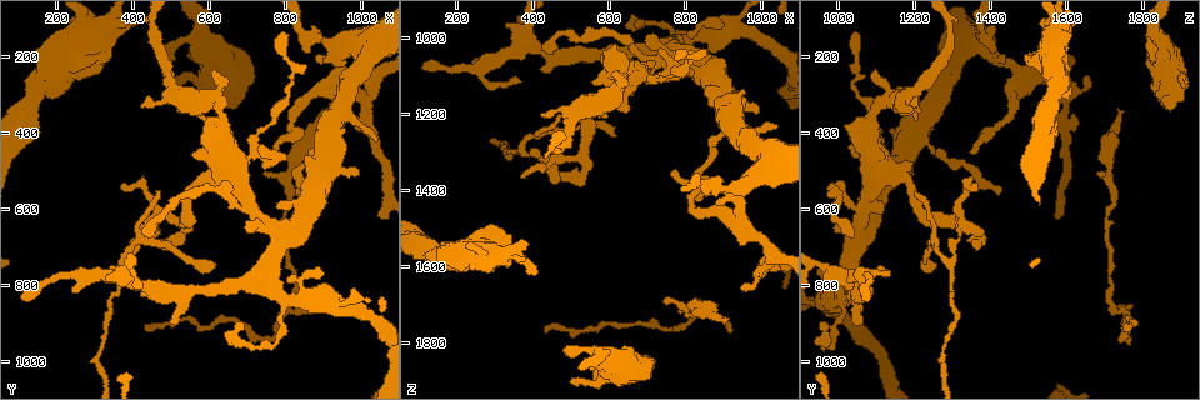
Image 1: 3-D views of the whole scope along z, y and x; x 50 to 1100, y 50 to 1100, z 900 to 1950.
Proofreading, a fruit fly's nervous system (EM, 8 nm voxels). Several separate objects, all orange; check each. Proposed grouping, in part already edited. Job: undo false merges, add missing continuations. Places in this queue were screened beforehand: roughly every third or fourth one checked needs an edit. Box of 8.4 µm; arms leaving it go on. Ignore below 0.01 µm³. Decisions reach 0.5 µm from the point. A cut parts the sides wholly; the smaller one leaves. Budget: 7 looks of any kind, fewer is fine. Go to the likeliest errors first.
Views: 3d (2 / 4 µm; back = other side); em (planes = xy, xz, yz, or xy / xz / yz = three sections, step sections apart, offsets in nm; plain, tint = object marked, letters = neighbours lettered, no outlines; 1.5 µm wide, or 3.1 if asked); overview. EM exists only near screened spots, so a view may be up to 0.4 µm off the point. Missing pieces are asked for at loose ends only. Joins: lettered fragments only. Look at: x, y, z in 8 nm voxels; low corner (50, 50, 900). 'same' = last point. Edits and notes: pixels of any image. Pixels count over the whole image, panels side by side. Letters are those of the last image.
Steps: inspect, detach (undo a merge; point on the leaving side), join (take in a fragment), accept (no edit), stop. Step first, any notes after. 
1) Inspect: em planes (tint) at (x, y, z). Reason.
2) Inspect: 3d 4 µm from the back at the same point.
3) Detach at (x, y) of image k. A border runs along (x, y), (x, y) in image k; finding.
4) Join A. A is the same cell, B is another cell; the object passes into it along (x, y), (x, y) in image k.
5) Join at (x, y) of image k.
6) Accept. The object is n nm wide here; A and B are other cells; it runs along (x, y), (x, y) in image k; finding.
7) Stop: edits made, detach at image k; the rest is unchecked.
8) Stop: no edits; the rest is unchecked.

Inspect: em planes (letters) at (480, 200, 1825). Branch stops here.

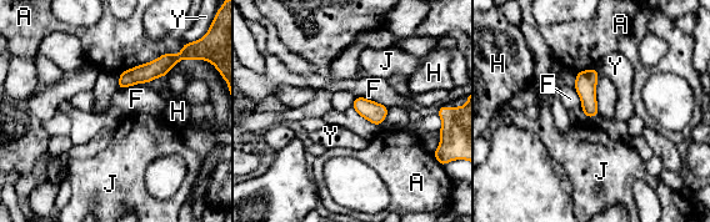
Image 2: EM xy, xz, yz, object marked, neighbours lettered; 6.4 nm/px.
Accept. The longest contact is with A, 380 nm; A, F, H, J and Y are other cells; it runs along (168, 64), (128, 77), (121, 84) in image 2; none of them fits.

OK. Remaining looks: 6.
Inspect: 3d 2 µm at (750, 940, 1760). Abrupt turn.

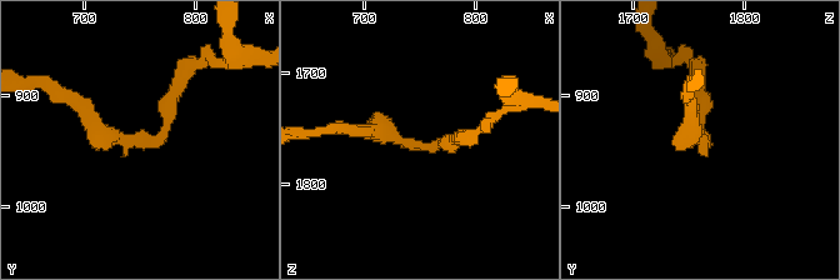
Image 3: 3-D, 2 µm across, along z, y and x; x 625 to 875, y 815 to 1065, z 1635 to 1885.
Inspect: em xz step 4 (letters) at (748, 934, 1762). Now the EM.

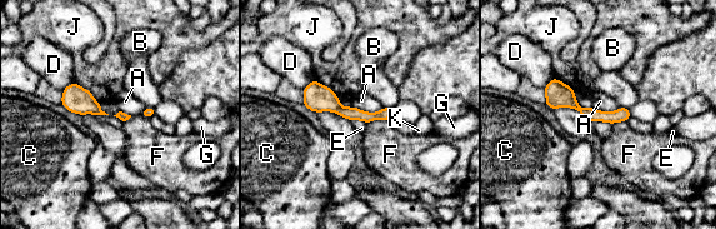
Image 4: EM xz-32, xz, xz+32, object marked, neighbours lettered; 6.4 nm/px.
Accept. A, B, C, D, E, F, G, J and K are other cells; a border runs along (353, 105), (366, 111), (382, 108) in image 4; one neuron here.

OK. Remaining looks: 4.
Inspect: em yz step 8 (letters) at (905, 330, 1740). Branch stops here.

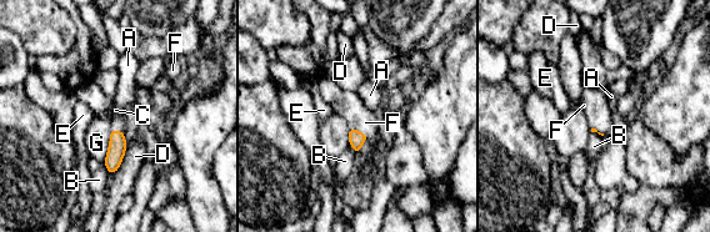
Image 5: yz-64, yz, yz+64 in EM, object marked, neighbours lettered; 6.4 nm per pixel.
Join at (346, 102) of image 5. F is the same cell, A, B, C, D, E and G are other cells; the neuron continues.

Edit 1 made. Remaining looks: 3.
Stop: edits made, join at image 5; the rest is unchecked.

